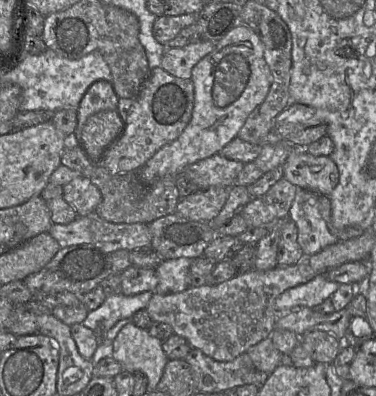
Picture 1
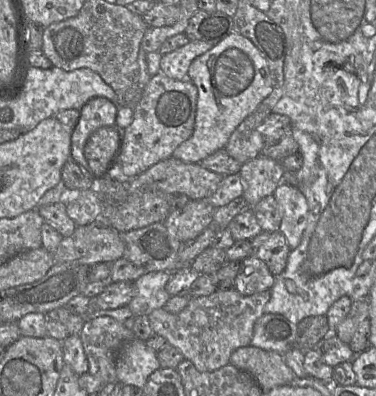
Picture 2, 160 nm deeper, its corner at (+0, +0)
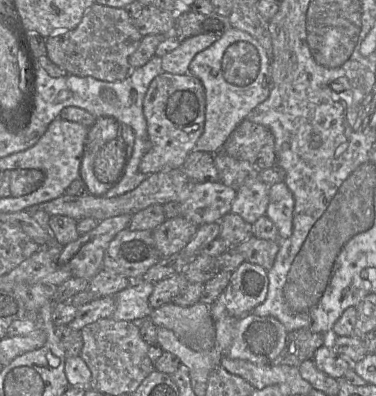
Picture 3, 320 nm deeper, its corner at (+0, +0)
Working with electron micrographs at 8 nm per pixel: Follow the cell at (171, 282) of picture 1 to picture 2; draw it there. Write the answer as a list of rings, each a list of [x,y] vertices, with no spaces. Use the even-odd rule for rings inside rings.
[[[169,271],[145,273],[133,282],[135,296],[127,305],[133,317],[148,316],[155,309],[163,308],[171,297],[166,291],[171,274]]]

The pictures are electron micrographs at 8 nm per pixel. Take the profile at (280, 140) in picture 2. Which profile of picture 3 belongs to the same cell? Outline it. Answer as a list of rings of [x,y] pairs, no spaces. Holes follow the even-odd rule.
[[[247,118],[232,132],[221,151],[250,163],[255,172],[271,168],[277,161],[271,130]]]

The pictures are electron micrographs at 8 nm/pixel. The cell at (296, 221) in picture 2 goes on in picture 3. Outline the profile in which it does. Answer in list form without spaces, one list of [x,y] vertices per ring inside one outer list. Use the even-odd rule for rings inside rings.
[[[284,181],[270,185],[266,215],[277,227],[279,240],[292,234],[294,206],[294,196]]]

